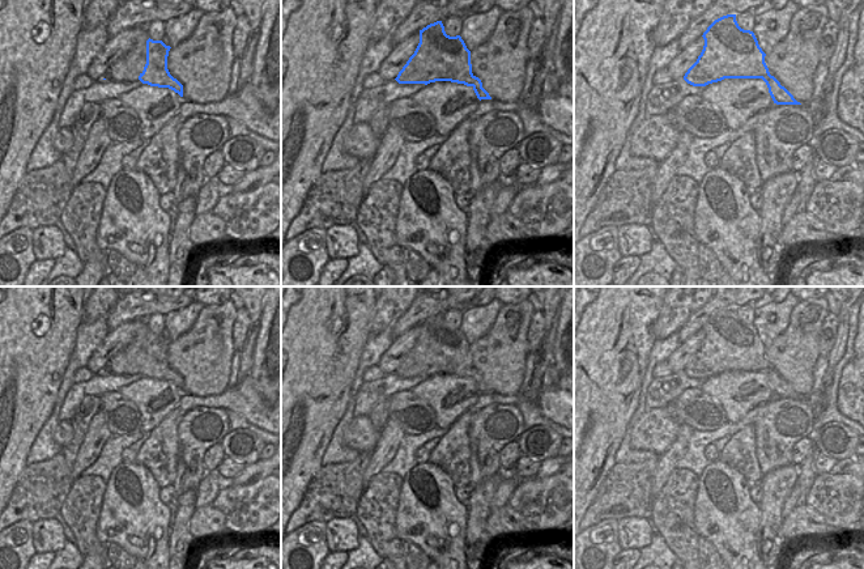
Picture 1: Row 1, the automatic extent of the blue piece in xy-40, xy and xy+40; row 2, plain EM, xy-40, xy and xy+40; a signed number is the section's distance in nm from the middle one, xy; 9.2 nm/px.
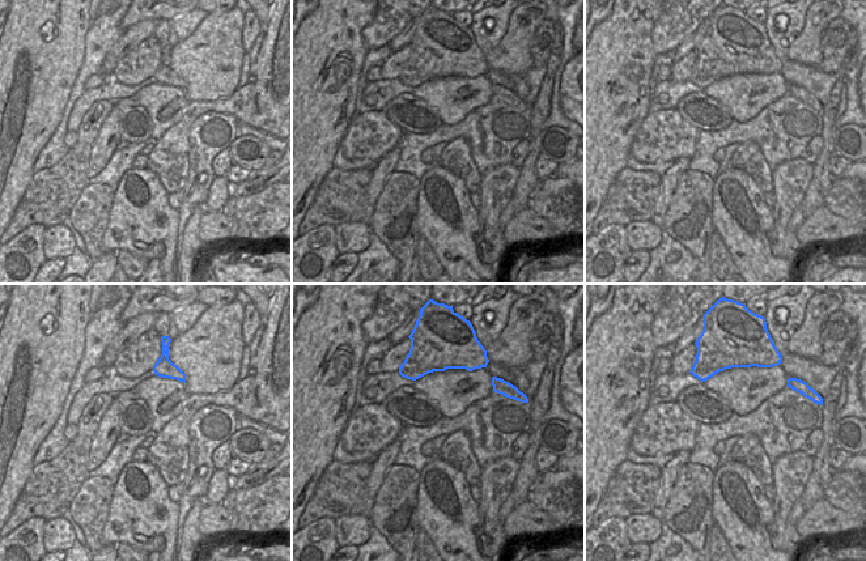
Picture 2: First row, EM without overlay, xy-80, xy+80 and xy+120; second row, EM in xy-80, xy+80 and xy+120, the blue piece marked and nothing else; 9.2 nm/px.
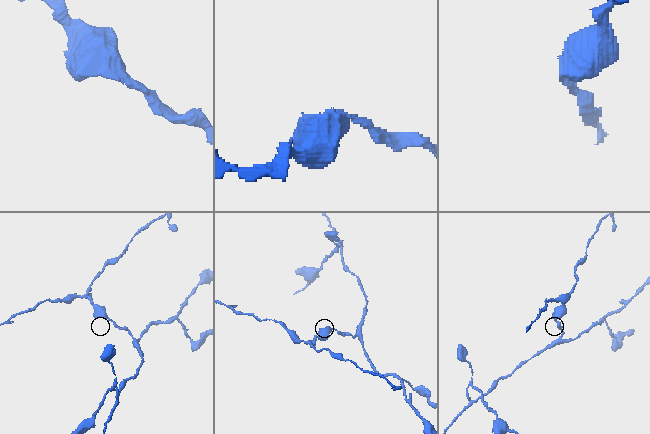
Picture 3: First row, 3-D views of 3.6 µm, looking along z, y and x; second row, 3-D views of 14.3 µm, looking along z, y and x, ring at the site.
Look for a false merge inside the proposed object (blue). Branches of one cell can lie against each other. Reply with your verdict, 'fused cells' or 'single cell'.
fused cells

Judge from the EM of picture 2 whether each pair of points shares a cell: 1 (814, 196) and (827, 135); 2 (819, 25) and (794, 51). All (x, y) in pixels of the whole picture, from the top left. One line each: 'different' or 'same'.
1: same
2: same

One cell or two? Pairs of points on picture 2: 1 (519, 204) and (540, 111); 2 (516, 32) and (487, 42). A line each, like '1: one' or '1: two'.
1: one
2: two

